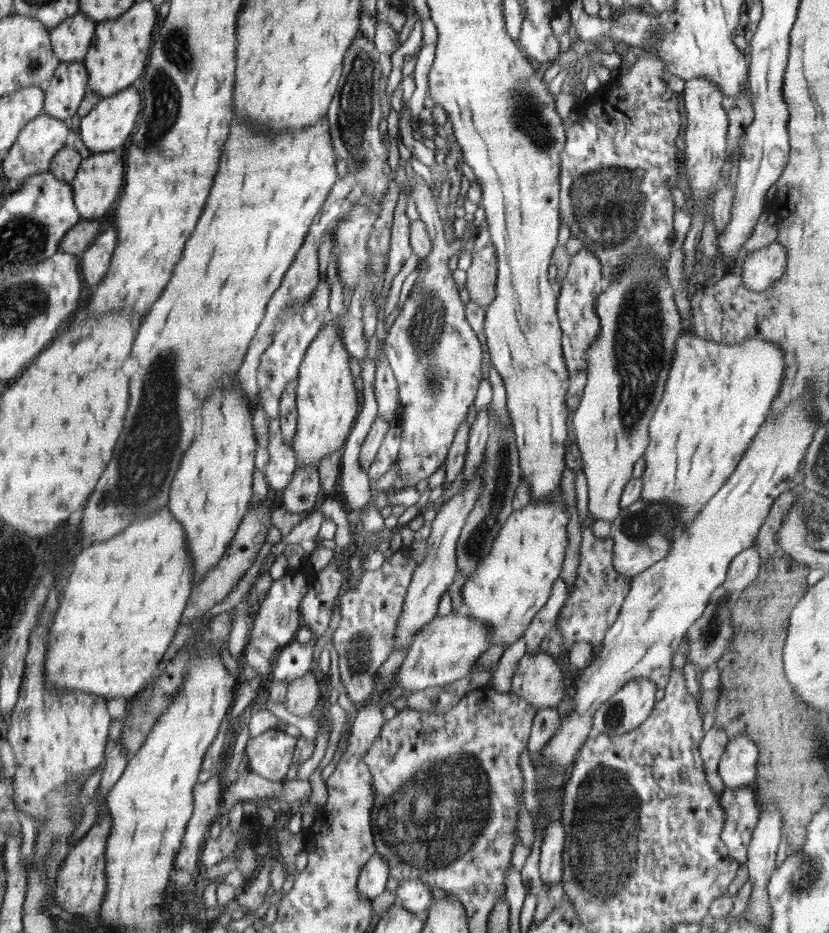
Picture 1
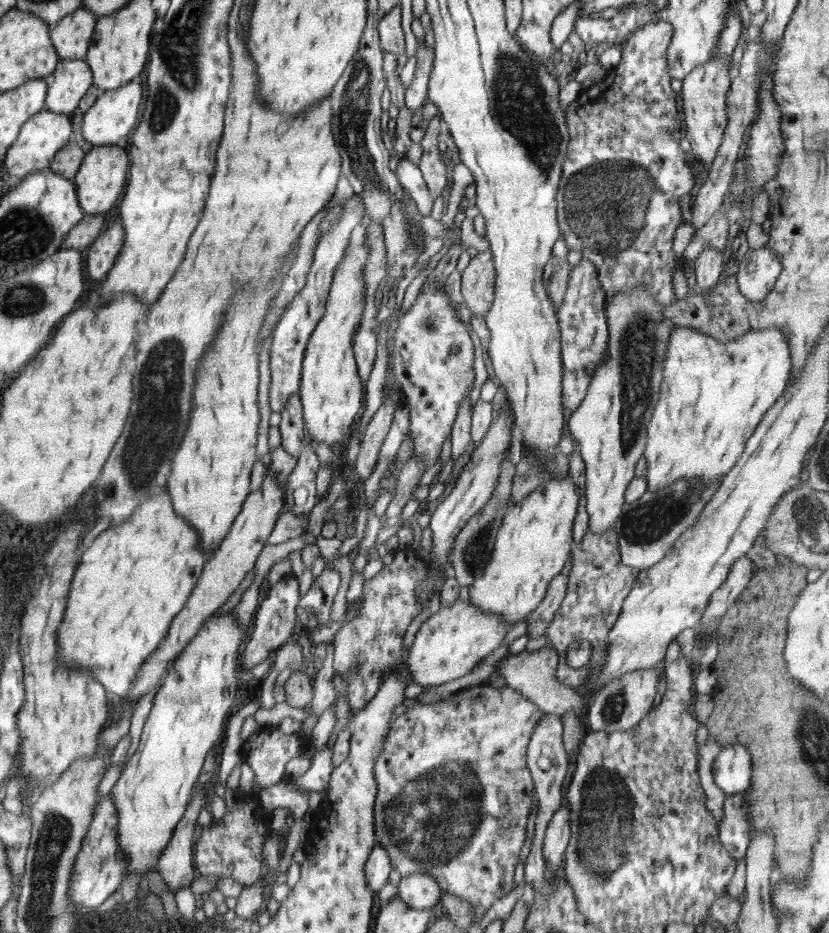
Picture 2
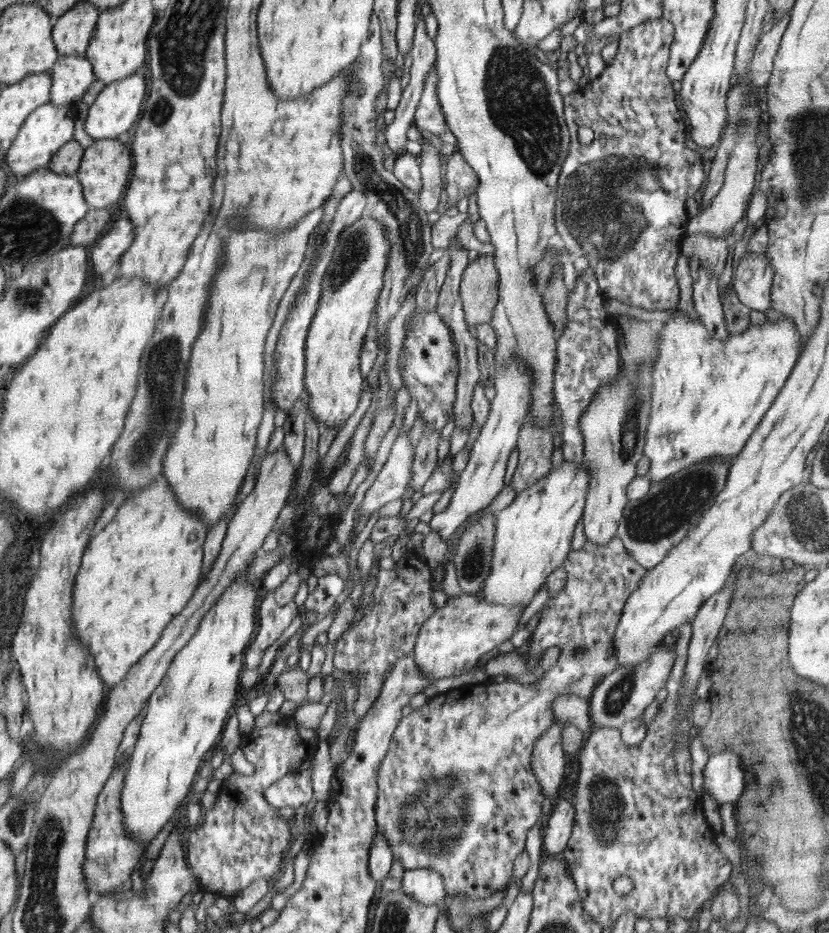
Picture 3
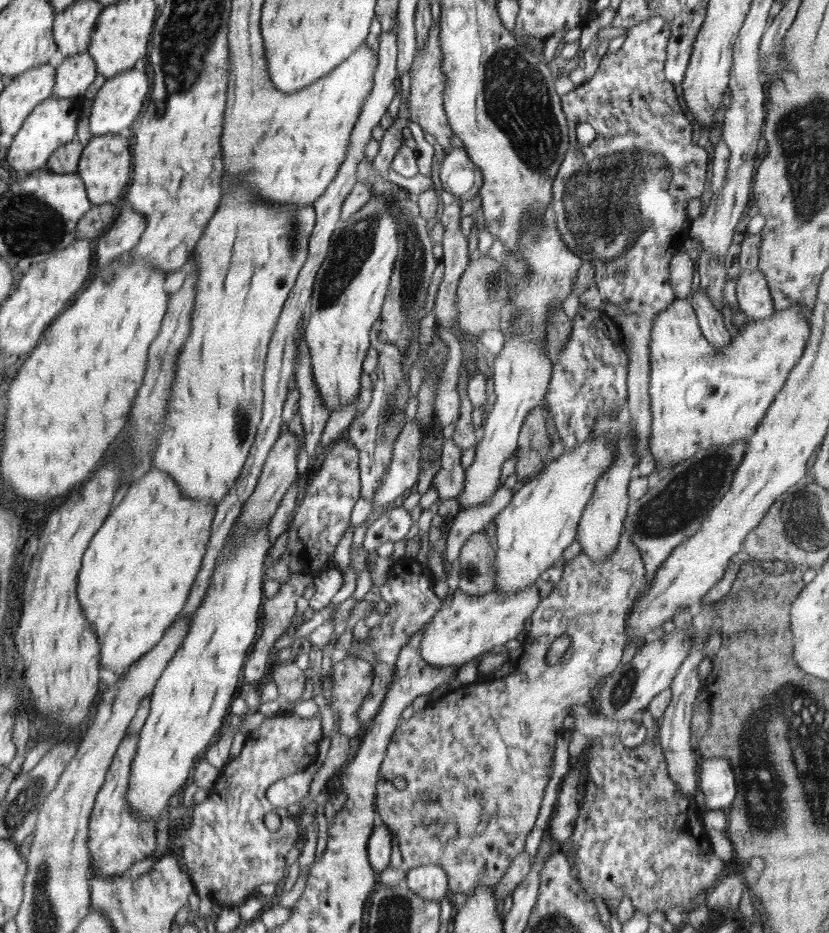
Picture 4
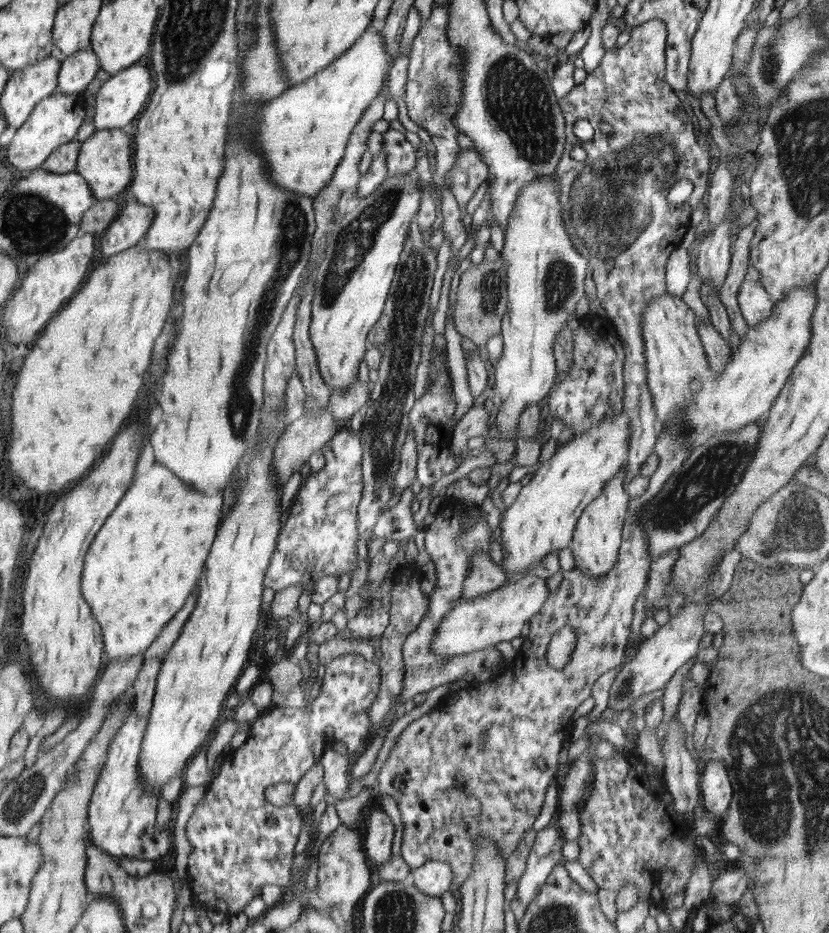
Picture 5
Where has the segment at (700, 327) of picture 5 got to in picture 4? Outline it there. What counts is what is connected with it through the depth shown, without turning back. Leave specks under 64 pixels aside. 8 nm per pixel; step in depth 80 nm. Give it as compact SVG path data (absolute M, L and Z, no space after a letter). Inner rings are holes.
M700 287L696 292L690 292L690 302L695 308L697 321L702 335L708 343L716 349L724 349L730 345L731 336L724 325L723 315L713 307L713 302L700 293Z

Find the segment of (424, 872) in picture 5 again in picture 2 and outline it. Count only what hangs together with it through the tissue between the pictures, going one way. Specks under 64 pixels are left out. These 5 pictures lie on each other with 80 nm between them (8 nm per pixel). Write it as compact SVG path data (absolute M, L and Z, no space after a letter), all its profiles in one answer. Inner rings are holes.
M426 873L402 878L397 890L398 896L409 908L435 910L441 907L440 886Z

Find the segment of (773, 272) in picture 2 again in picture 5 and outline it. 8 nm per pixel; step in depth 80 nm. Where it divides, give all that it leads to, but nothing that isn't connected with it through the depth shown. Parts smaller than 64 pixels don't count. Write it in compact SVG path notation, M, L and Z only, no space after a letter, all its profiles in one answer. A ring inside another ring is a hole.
M743 281L737 294L737 302L747 327L755 327L770 316L775 302L760 281Z

